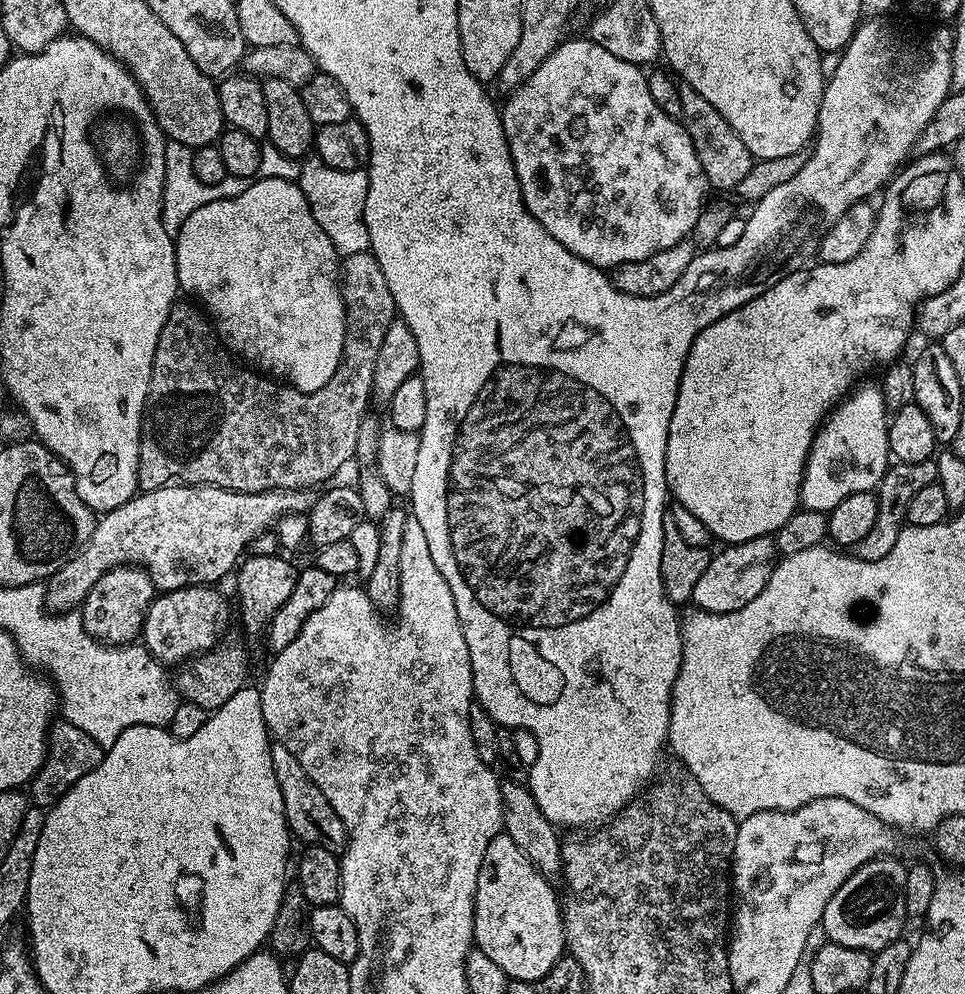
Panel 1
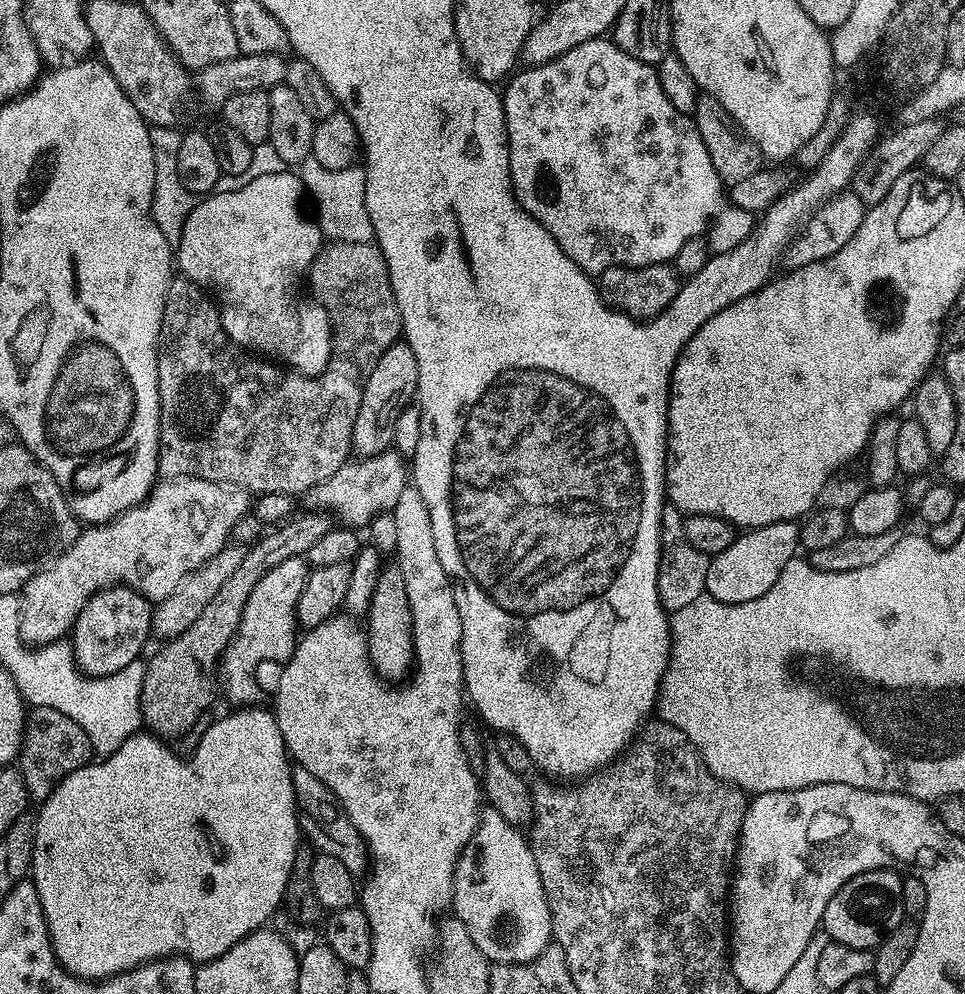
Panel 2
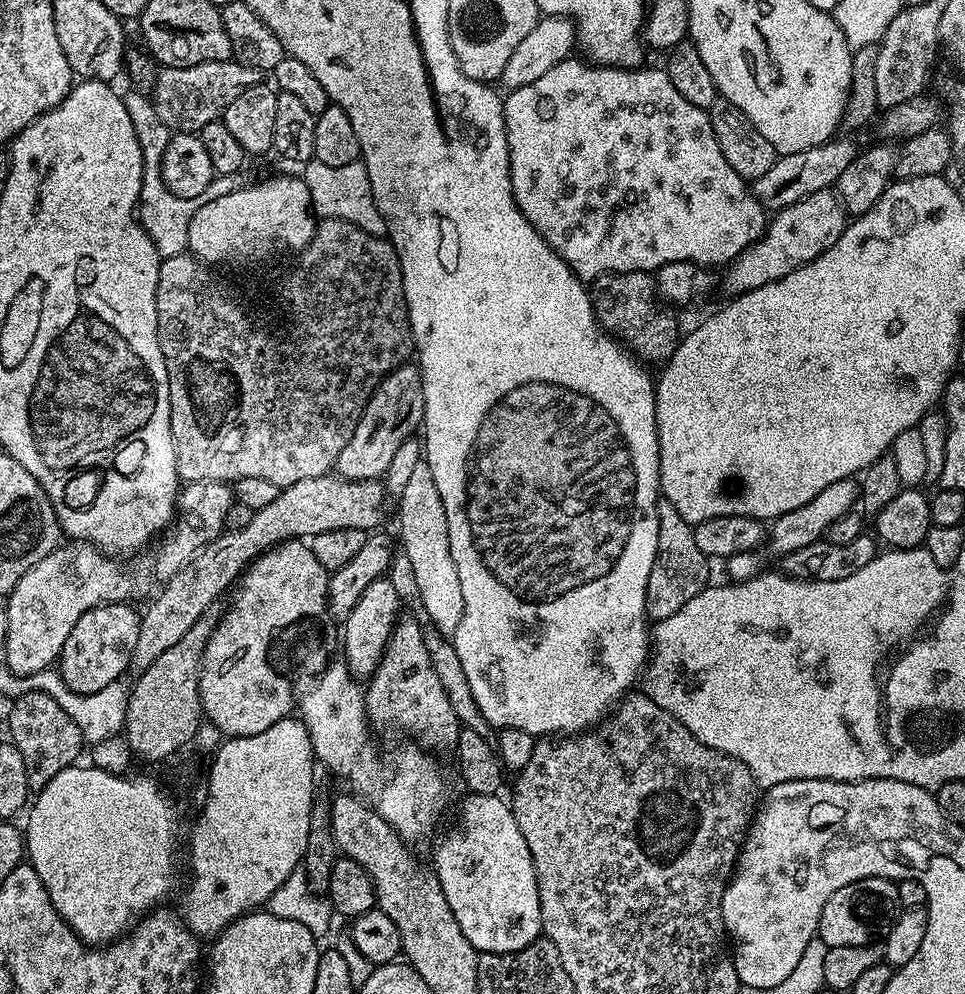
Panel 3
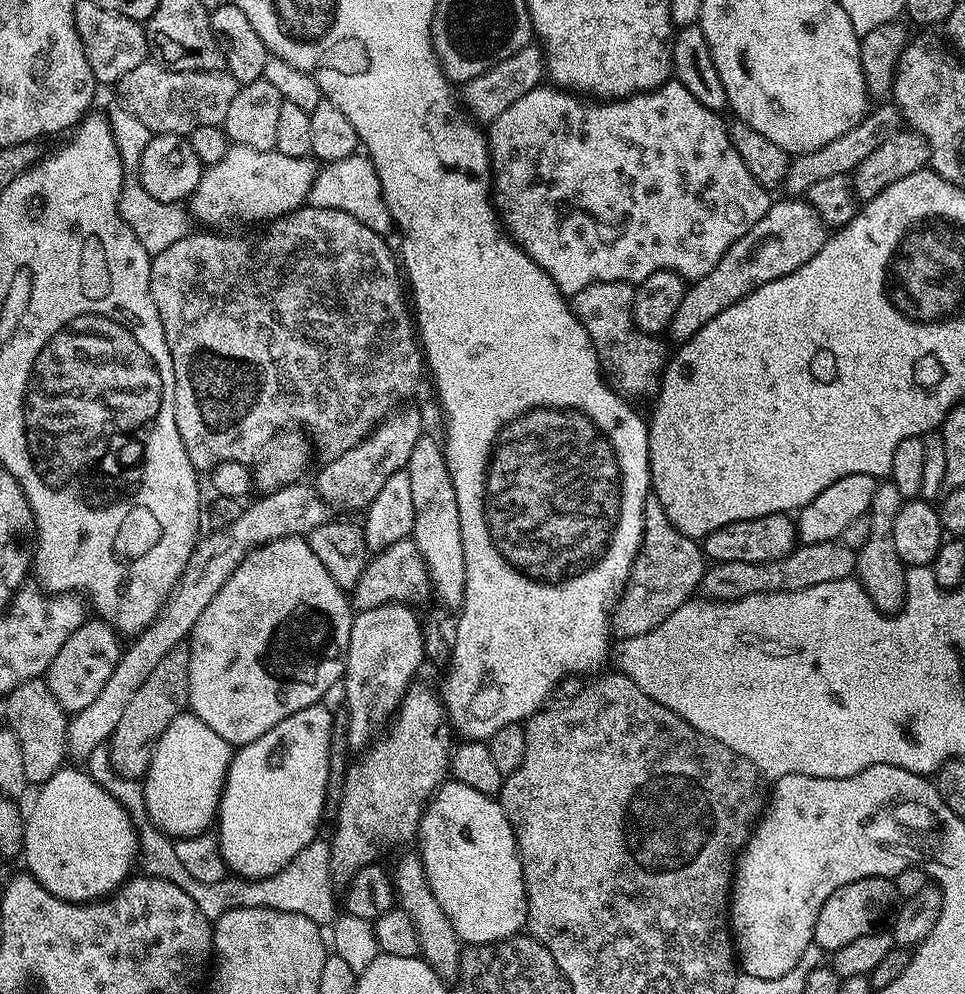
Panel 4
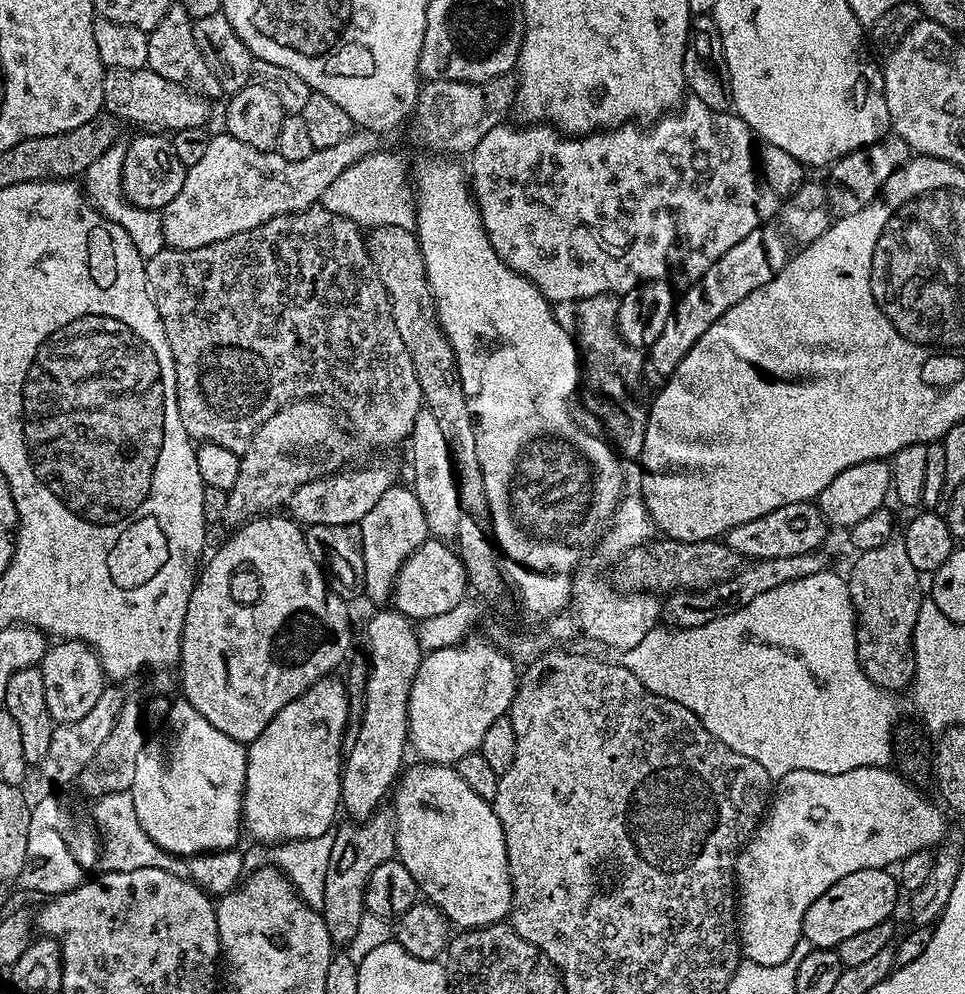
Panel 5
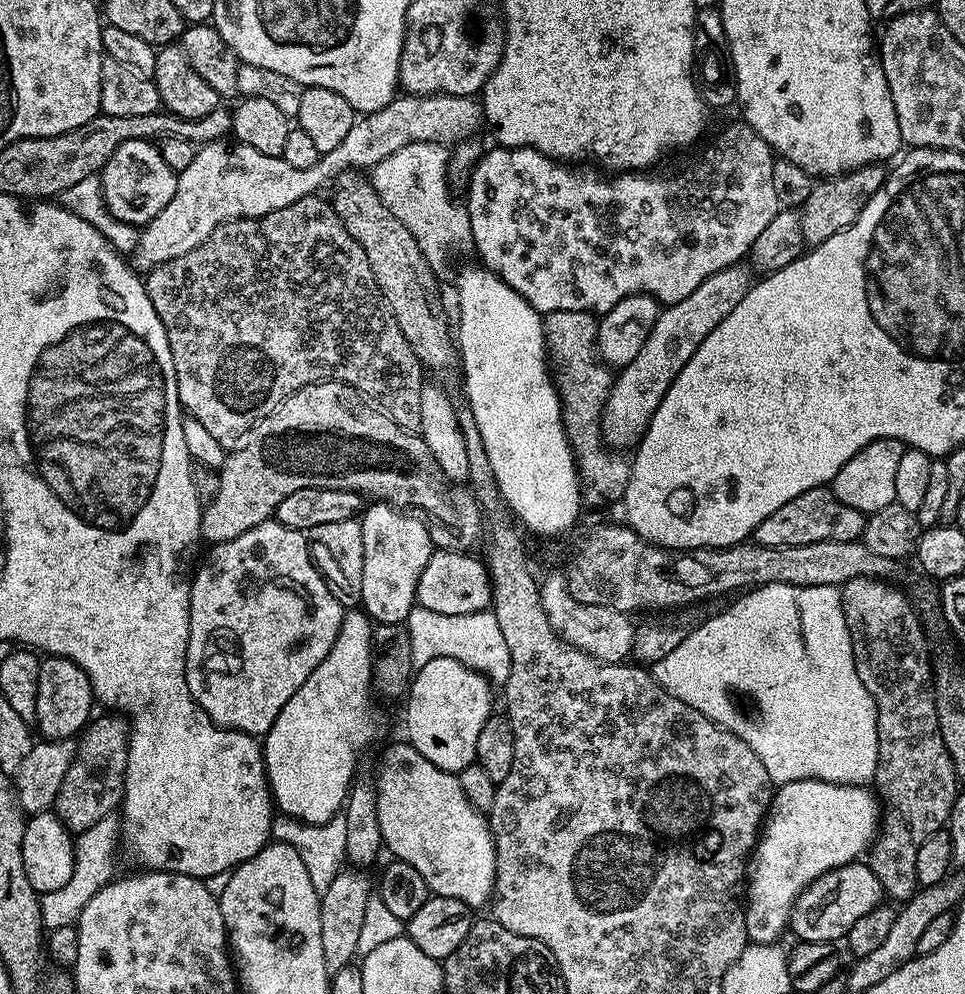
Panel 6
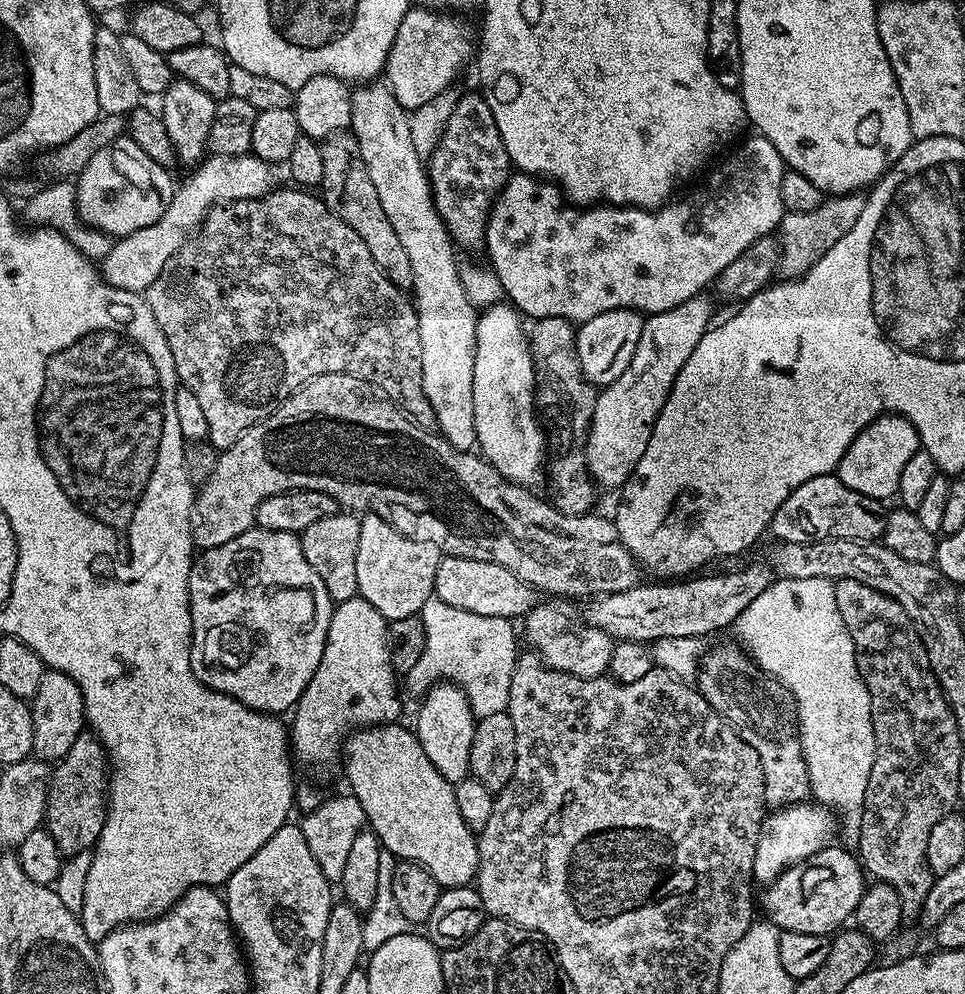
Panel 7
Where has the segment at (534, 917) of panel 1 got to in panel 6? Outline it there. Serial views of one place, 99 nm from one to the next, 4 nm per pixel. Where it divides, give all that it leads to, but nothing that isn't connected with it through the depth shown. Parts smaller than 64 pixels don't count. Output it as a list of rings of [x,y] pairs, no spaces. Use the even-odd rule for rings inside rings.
[[[401,742],[381,754],[374,783],[383,847],[414,866],[431,895],[458,898],[473,910],[485,907],[496,890],[496,847],[485,813],[467,800],[457,773],[434,766],[412,744]]]

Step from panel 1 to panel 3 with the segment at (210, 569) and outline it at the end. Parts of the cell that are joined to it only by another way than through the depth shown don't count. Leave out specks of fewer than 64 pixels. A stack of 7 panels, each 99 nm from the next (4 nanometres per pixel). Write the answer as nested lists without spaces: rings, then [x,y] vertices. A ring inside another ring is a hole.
[[[188,482],[176,497],[176,514],[170,527],[147,550],[131,558],[113,558],[91,543],[68,542],[46,554],[38,566],[18,578],[18,586],[6,597],[6,662],[12,673],[29,676],[53,667],[70,630],[74,630],[86,610],[94,610],[100,604],[147,601],[225,531],[224,519],[233,503],[234,492],[227,483]]]

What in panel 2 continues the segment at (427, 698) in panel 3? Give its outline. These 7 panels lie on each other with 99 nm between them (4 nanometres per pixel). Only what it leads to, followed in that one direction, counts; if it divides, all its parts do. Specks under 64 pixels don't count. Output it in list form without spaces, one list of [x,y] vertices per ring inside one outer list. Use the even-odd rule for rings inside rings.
[[[399,564],[381,567],[378,586],[374,588],[370,610],[366,614],[366,639],[368,656],[380,679],[400,682],[413,671],[416,651],[414,650],[414,630],[412,629],[412,607],[406,594],[406,578]]]

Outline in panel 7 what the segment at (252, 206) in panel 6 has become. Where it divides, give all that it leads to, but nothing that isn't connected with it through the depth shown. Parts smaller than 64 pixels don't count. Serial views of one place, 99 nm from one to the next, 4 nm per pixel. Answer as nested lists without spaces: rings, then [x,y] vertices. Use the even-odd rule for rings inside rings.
[[[254,155],[213,156],[200,161],[191,169],[192,176],[184,180],[184,185],[172,193],[167,210],[150,226],[134,230],[129,236],[119,237],[116,244],[104,256],[102,264],[103,283],[111,288],[121,288],[127,292],[143,293],[162,274],[166,262],[177,250],[196,235],[196,229],[204,223],[211,208],[221,204],[230,204],[238,200],[255,200],[269,191],[269,165]]]

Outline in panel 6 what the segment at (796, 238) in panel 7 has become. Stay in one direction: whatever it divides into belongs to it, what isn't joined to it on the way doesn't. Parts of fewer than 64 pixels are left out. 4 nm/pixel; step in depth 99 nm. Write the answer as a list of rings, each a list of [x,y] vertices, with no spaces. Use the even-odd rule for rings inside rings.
[[[883,163],[867,164],[845,172],[843,176],[829,176],[813,183],[809,197],[799,209],[800,222],[804,225],[804,243],[815,246],[826,242],[826,238],[834,238],[846,226],[850,226],[858,218],[858,214],[870,202],[870,198],[884,185],[886,168]]]

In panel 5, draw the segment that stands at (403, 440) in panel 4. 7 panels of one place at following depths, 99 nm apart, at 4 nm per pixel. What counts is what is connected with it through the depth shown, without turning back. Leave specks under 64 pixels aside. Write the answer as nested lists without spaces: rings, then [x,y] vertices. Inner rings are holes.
[[[388,464],[351,468],[338,471],[333,476],[323,476],[314,482],[306,482],[306,486],[298,486],[286,505],[291,519],[301,526],[359,524],[362,518],[366,518],[366,514],[370,514],[371,508],[378,503],[378,498],[382,498],[382,494],[386,494],[386,490],[390,490],[398,480],[395,470]]]

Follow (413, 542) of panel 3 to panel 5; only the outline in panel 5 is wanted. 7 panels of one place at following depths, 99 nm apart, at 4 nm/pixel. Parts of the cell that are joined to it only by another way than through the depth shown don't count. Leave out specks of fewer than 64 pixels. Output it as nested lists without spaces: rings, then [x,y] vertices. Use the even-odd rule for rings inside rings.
[[[421,410],[418,418],[414,418],[414,430],[410,437],[412,444],[412,481],[410,487],[416,493],[422,506],[422,514],[426,514],[426,526],[435,539],[445,542],[455,541],[460,521],[460,495],[456,485],[456,469],[452,467],[450,446],[446,446],[446,438],[442,438],[442,429],[434,414]]]

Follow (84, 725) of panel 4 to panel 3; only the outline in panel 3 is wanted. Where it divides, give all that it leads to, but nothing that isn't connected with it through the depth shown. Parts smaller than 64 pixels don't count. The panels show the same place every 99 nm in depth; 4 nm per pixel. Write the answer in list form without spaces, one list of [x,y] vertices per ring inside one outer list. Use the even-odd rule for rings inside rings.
[[[329,474],[318,478],[306,478],[303,482],[294,482],[294,486],[286,486],[280,491],[278,498],[270,502],[270,506],[262,506],[262,510],[252,513],[245,529],[221,532],[218,538],[214,538],[214,542],[210,542],[190,563],[182,566],[182,570],[178,570],[178,574],[174,574],[174,578],[170,578],[151,597],[147,605],[149,608],[143,609],[140,617],[138,643],[134,646],[131,671],[136,674],[144,672],[150,666],[150,662],[154,662],[154,658],[159,658],[164,651],[170,650],[170,646],[175,646],[182,639],[182,634],[186,634],[186,630],[190,630],[190,626],[194,626],[194,622],[202,618],[207,608],[217,603],[221,599],[220,595],[241,579],[242,573],[252,561],[264,555],[268,549],[283,544],[285,540],[299,540],[326,534],[326,530],[349,528],[368,532],[379,529],[380,519],[384,516],[384,500],[386,501],[386,493],[380,480],[343,480],[340,476]]]

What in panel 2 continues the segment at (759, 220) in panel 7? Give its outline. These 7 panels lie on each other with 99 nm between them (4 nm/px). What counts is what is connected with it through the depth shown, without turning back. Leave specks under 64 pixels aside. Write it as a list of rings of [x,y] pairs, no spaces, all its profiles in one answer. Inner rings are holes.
[[[601,38],[582,42],[582,46],[566,50],[566,54],[562,54],[556,60],[528,66],[523,70],[525,72],[517,71],[503,85],[505,88],[502,88],[512,188],[516,192],[517,202],[544,227],[550,238],[554,238],[554,242],[558,242],[558,246],[562,246],[562,250],[582,271],[599,274],[607,268],[641,268],[651,264],[667,264],[675,261],[678,250],[682,250],[682,246],[686,246],[690,238],[704,236],[705,233],[709,249],[713,253],[729,252],[750,235],[754,227],[753,213],[729,201],[726,185],[718,178],[714,162],[710,162],[710,150],[706,150],[706,142],[702,142],[702,134],[698,134],[695,119],[689,113],[677,110],[670,102],[670,98],[662,94],[662,82],[658,82],[658,74],[653,65],[626,54],[617,46],[615,40]]]

